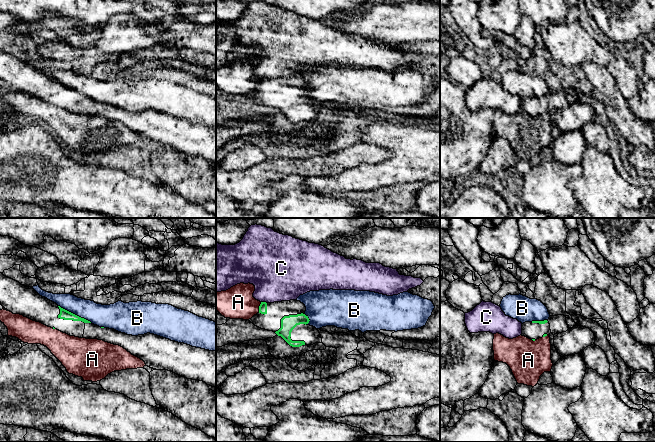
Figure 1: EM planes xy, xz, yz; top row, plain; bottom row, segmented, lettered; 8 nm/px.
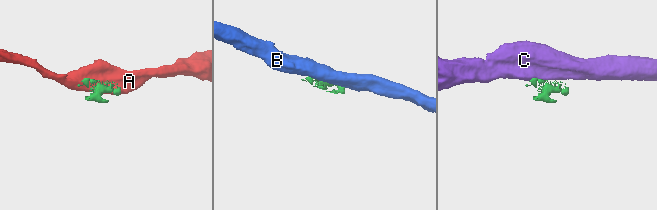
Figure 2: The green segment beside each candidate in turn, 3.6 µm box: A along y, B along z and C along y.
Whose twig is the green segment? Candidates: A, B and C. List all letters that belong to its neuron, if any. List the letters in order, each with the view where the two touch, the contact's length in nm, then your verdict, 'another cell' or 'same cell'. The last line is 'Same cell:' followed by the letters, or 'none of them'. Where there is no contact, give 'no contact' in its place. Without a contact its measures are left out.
A: xz | 90 nm | another cell
B: xy | 300 nm | another cell
C: xz | 50 nm | another cell
Same cell: none of them

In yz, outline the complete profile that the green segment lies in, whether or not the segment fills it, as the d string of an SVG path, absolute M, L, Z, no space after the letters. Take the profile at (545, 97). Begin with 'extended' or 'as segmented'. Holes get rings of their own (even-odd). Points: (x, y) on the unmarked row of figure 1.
extended; M547 96L532 97L522 100L522 112L525 112L533 117L545 113L551 109L550 100Z

